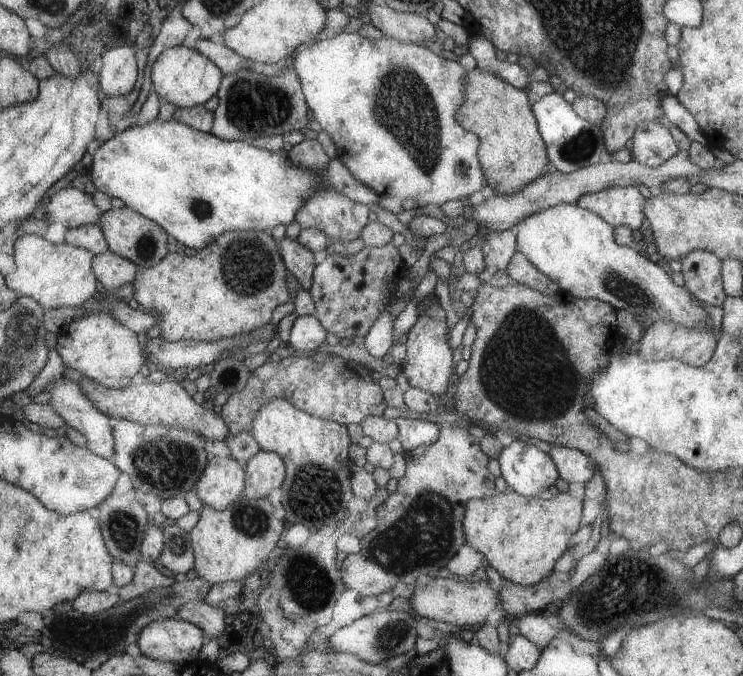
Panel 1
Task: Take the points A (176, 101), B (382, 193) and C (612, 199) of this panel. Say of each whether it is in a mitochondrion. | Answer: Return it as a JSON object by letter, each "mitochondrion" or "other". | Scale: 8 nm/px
{"A":"other","B":"other","C":"other"}

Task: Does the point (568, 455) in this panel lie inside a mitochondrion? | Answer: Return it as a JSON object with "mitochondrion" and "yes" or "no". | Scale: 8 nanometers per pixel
{"mitochondrion":"no"}

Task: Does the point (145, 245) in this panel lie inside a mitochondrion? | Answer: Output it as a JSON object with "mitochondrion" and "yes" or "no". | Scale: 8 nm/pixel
{"mitochondrion":"yes"}

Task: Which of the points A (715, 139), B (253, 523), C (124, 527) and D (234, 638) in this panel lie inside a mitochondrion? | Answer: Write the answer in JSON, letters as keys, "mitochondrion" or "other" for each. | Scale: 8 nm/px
{"A":"other","B":"mitochondrion","C":"mitochondrion","D":"other"}

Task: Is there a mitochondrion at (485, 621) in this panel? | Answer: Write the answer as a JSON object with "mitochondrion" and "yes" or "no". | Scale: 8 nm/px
{"mitochondrion":"no"}

